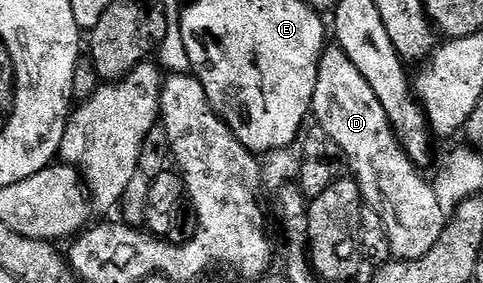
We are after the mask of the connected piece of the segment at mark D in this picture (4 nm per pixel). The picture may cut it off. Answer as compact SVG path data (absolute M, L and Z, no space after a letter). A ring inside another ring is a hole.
M338 46L325 47L320 56L311 115L314 120L316 116L315 123L324 133L342 146L342 154L348 159L348 168L360 186L365 205L375 210L378 218L382 218L386 234L390 234L393 257L397 260L422 258L442 238L446 214L442 206L438 206L438 194L434 194L431 183L427 179L424 181L425 173L412 163L398 142L390 118L386 110L382 110L382 102L378 102L378 94L374 94L370 82L362 78L362 70L358 70L358 66L354 66L354 62L350 62L350 58Z

